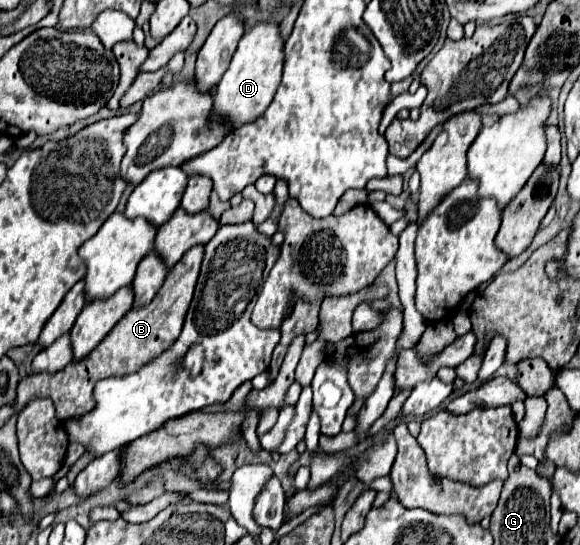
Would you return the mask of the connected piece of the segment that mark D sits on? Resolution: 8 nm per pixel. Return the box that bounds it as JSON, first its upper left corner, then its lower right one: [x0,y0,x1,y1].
[214,23,284,129]

